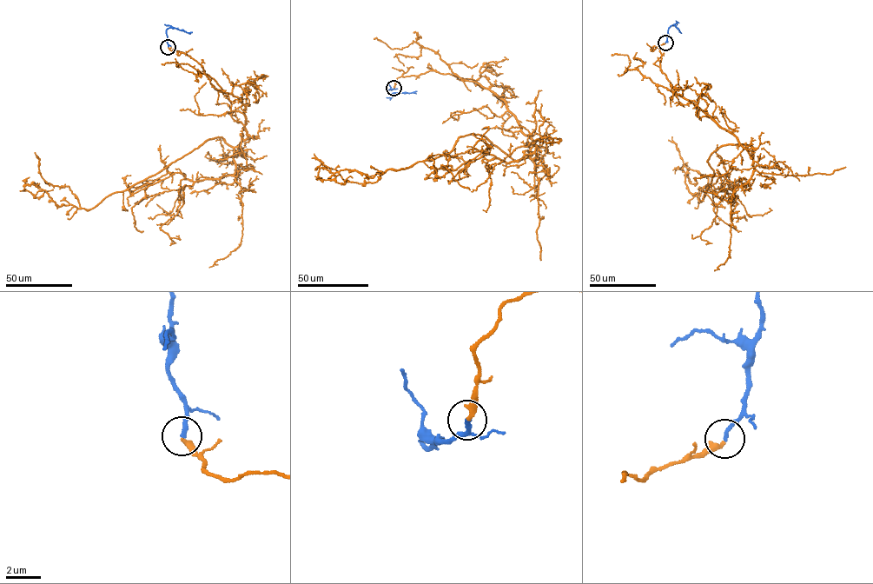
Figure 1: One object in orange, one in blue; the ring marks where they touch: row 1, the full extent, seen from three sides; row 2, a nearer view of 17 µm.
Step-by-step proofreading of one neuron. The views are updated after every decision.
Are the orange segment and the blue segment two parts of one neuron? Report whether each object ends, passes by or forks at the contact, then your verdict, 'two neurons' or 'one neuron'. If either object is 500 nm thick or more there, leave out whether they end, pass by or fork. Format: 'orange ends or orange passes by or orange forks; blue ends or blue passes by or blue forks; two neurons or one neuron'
orange ends; blue ends; two neurons

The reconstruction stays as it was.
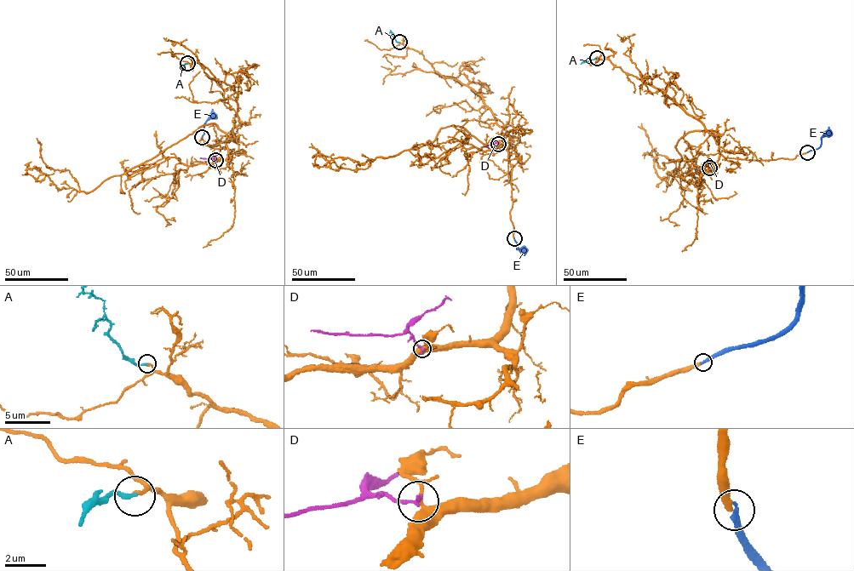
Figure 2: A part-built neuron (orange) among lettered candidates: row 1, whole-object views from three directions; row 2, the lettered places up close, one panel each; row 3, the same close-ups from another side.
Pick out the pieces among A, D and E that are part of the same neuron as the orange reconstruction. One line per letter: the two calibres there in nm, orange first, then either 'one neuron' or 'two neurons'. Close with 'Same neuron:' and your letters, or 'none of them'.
A: calibres 180 and 190 nm; one neuron
D: calibres 280 and 190 nm; two neurons
E: calibres 300 and 320 nm; one neuron
Same neuron: A, E

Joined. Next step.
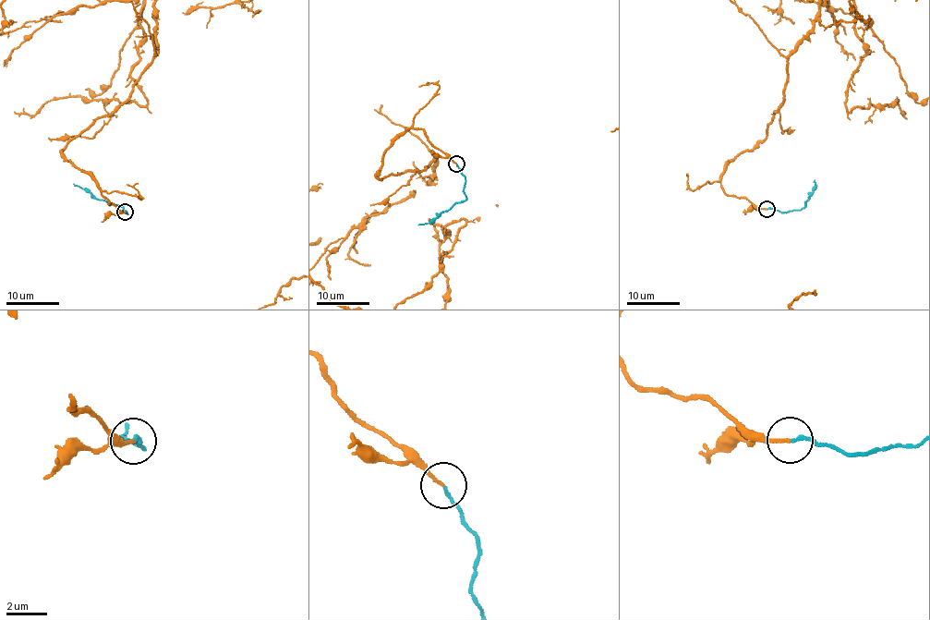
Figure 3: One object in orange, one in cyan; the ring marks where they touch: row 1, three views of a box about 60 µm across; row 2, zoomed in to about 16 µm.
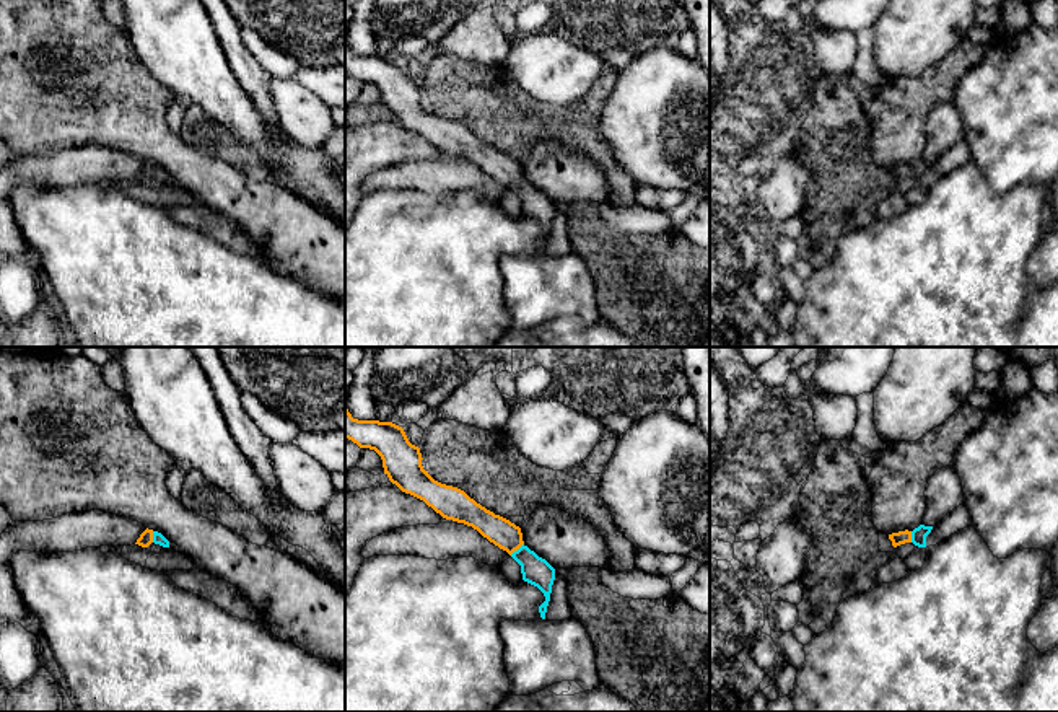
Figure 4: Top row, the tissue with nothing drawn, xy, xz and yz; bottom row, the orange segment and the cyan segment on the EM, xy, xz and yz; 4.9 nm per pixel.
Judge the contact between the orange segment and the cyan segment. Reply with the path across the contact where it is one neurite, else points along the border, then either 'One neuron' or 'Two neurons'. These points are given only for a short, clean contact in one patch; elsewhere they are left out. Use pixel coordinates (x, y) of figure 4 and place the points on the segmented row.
Path across: xz (500, 531), (516, 549), (536, 571). One neuron

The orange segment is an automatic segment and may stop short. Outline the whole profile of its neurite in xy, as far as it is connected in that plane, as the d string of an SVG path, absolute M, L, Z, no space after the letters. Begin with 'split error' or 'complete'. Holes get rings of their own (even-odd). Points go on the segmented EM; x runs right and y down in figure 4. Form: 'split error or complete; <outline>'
split error; M148 528L140 534L135 544L148 547L151 543L160 544L163 547L169 547L169 541L161 533Z

